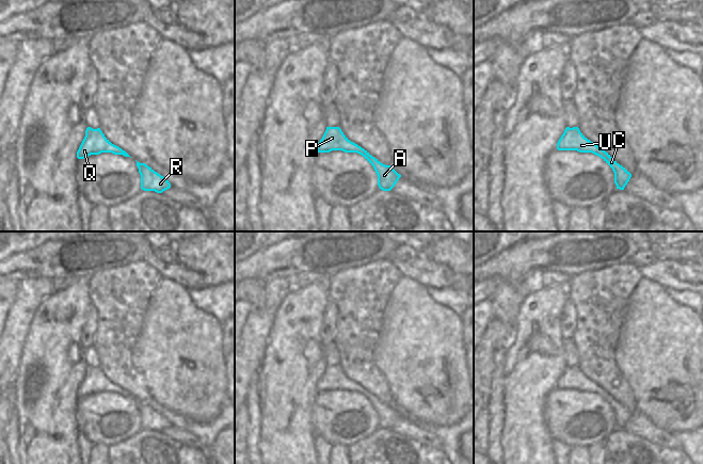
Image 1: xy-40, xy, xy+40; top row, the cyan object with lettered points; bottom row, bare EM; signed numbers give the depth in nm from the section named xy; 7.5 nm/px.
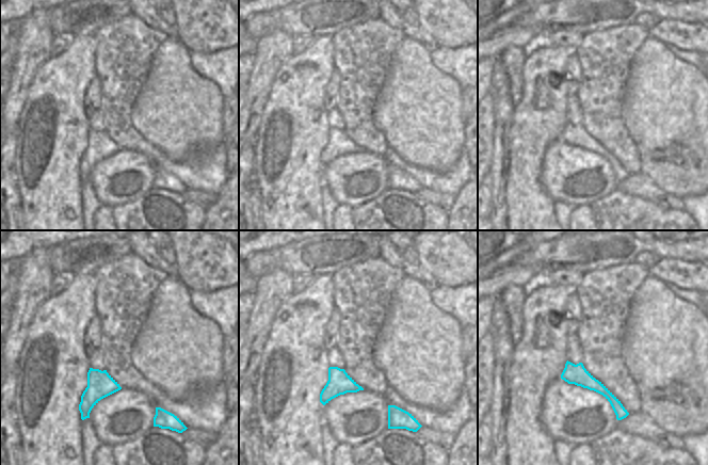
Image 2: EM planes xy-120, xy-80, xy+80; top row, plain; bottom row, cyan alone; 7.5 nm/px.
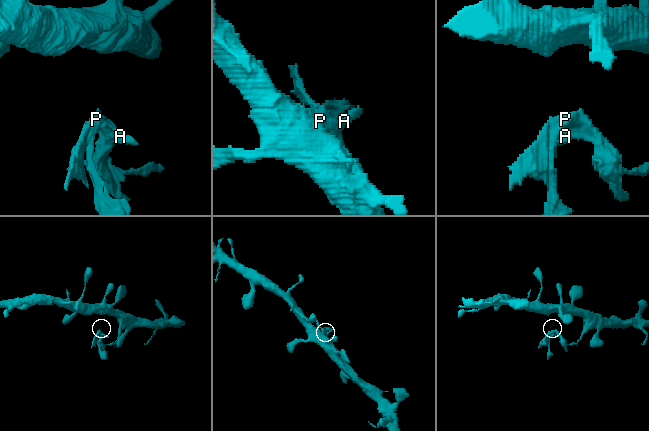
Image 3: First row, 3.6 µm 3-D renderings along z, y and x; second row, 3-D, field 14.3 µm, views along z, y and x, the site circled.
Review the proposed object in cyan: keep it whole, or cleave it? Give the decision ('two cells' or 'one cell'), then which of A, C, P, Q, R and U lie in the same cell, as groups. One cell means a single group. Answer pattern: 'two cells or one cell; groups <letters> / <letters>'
one cell; groups A C P Q R U

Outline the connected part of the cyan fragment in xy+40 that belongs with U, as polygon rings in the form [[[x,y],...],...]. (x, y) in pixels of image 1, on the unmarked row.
[[[566,366],[557,382],[558,389],[577,389],[579,391],[592,391],[601,396],[613,410],[617,428],[624,429],[632,413],[620,404],[608,391],[588,379],[578,366]]]

